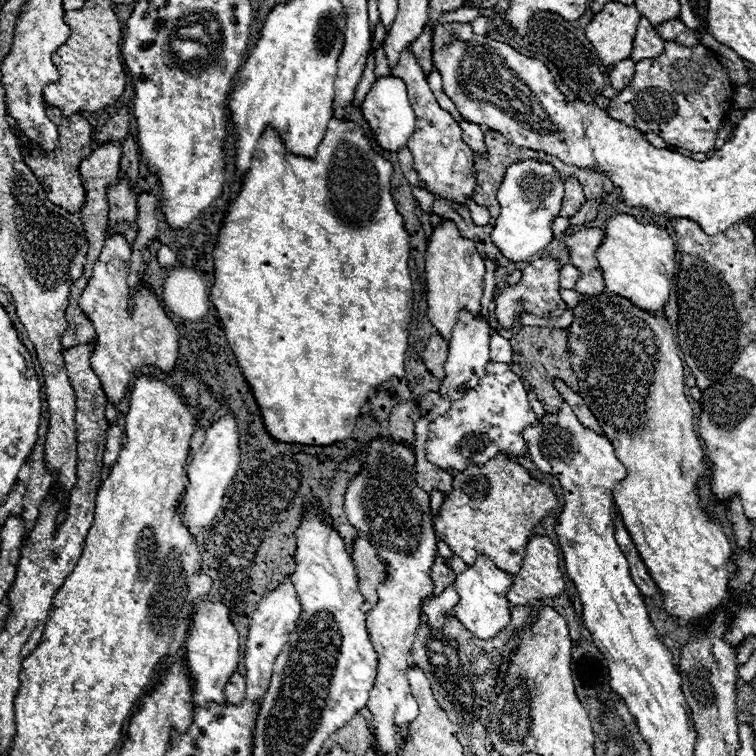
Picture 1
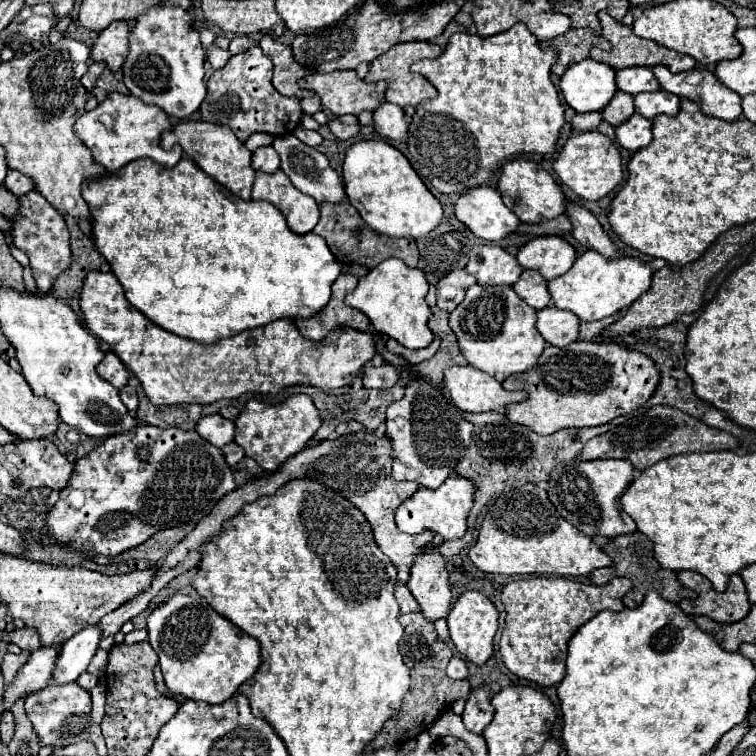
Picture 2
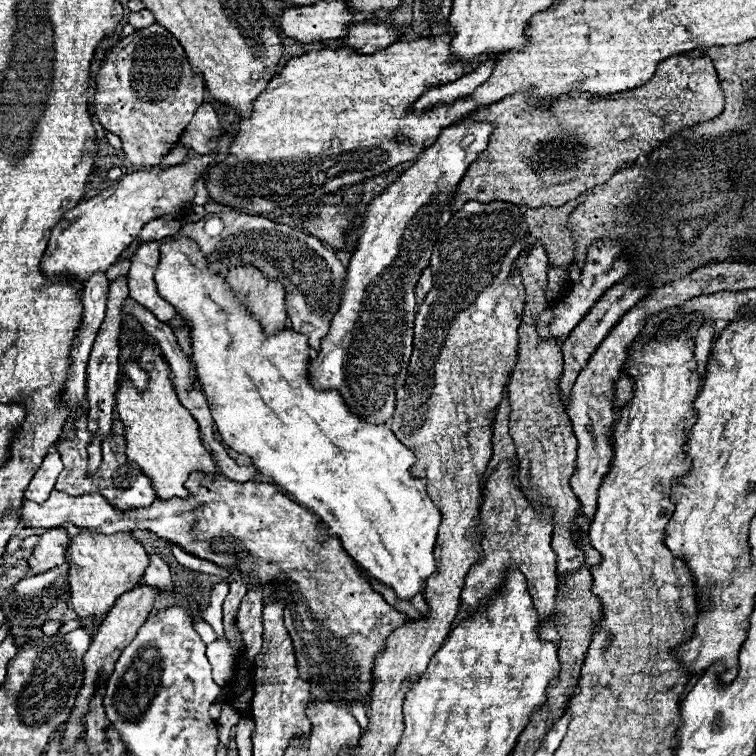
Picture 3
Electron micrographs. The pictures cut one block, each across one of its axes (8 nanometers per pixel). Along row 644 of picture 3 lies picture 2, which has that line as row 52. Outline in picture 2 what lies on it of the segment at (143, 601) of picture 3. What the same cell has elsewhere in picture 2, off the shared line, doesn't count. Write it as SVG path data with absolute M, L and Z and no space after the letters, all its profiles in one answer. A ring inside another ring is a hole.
M112 22L104 32L98 34L96 42L90 48L90 58L96 62L106 62L106 66L116 72L124 64L124 56L128 54L128 24Z

